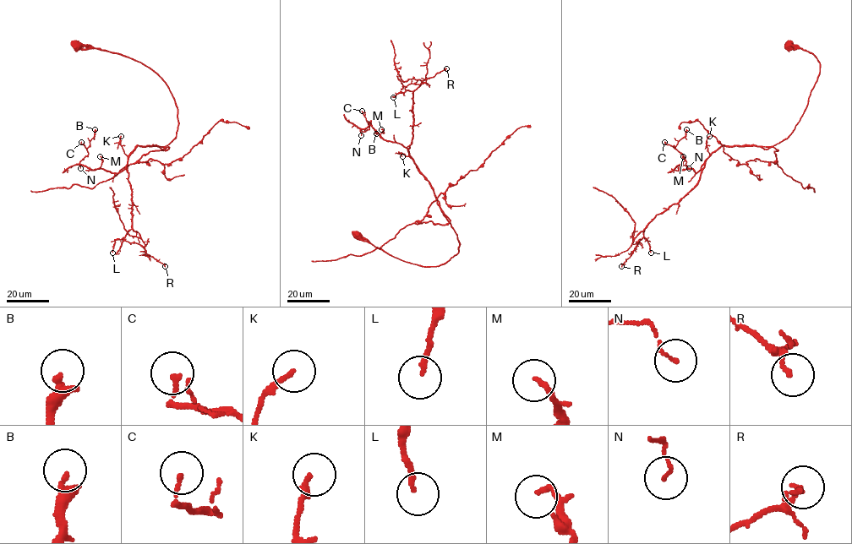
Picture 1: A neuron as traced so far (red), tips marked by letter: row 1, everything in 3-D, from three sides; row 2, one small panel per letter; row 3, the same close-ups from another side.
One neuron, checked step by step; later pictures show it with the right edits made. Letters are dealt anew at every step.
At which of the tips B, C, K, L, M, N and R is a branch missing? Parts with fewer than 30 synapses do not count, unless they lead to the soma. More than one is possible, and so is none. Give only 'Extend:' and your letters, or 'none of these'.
Extend: none of these

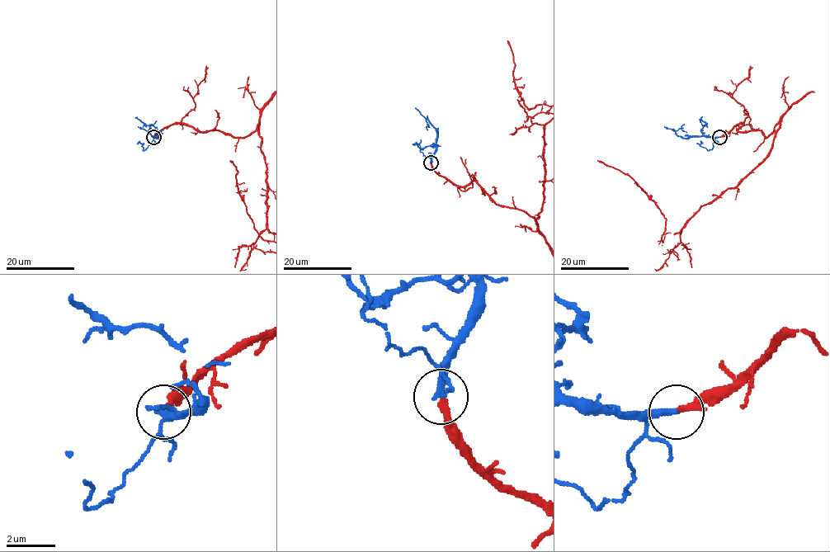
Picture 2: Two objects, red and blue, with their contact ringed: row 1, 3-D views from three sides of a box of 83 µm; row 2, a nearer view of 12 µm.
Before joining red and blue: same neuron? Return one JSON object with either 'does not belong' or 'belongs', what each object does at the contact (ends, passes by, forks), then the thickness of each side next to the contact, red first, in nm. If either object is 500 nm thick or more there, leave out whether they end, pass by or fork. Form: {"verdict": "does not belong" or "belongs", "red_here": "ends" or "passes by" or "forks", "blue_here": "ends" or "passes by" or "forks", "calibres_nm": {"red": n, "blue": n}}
{"verdict": "belongs", "red_here": "ends", "blue_here": "ends", "calibres_nm": {"red": 240, "blue": 280}}

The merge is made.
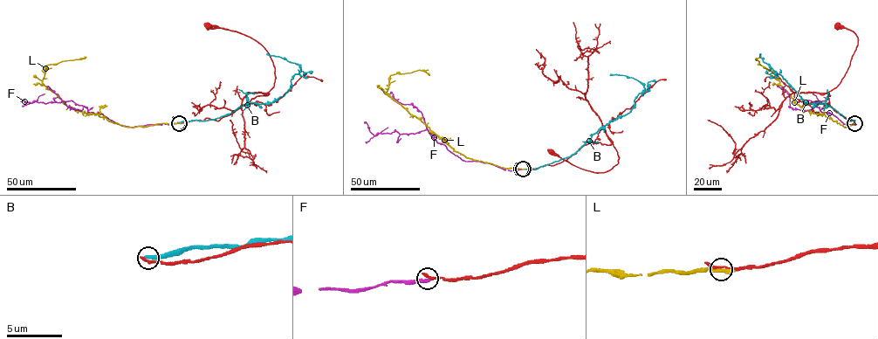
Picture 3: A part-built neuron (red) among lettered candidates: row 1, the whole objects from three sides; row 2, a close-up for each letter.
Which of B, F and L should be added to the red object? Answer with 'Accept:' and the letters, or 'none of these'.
Accept: none of these

